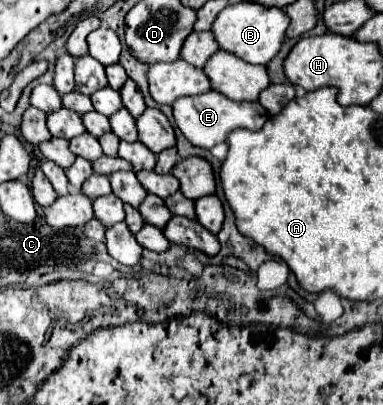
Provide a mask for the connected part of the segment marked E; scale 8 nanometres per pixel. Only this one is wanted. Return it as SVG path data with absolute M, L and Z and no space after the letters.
M210 90L206 94L198 94L198 96L178 98L172 104L172 112L174 112L174 122L180 128L180 132L184 134L184 138L192 146L198 146L198 148L204 148L204 150L210 150L212 146L224 142L228 132L232 132L236 128L260 130L262 124L266 122L266 110L262 110L258 104L232 102L232 100L224 98L222 94L218 94L214 90Z

